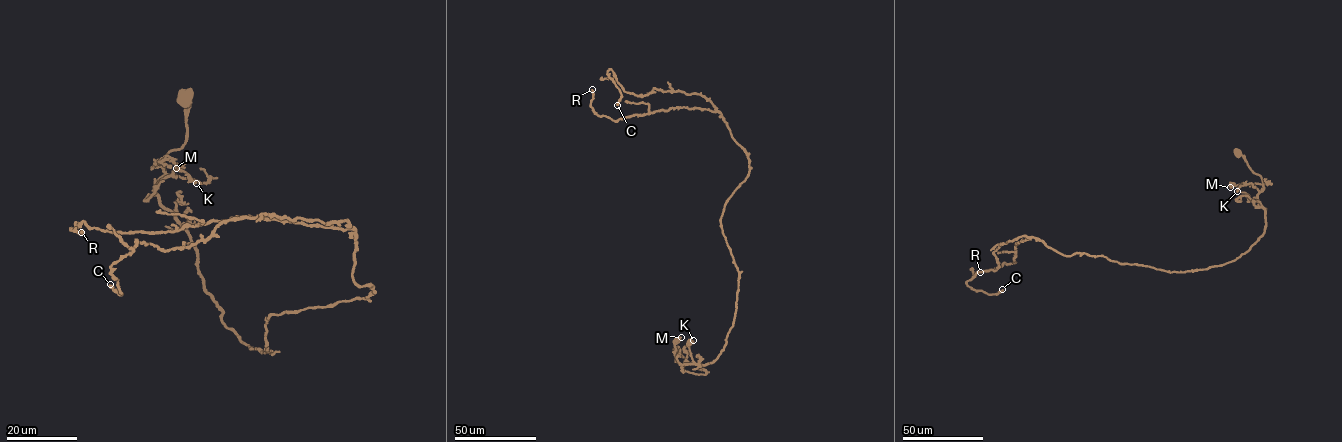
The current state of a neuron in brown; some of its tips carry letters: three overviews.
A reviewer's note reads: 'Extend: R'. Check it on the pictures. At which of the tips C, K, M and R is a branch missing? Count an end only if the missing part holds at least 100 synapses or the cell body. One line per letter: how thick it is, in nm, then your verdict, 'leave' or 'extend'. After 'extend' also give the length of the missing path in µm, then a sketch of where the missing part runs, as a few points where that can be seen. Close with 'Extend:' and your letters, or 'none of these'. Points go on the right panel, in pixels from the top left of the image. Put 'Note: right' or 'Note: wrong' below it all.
C: 480 nm | leave
K: 150 nm | leave
M: 120 nm | leave
R: 220 nm | leave
Extend: none of these
Note: wrong

